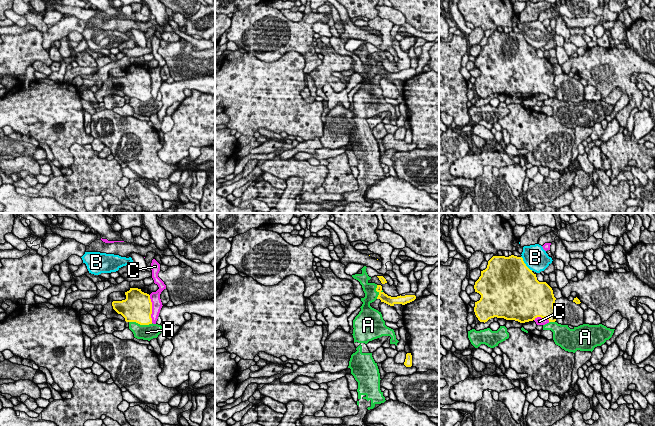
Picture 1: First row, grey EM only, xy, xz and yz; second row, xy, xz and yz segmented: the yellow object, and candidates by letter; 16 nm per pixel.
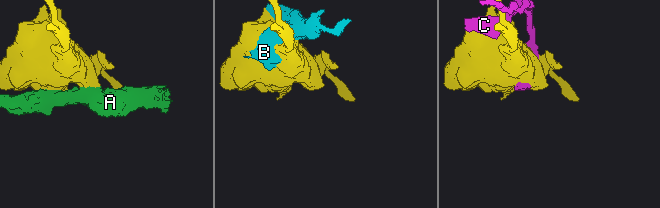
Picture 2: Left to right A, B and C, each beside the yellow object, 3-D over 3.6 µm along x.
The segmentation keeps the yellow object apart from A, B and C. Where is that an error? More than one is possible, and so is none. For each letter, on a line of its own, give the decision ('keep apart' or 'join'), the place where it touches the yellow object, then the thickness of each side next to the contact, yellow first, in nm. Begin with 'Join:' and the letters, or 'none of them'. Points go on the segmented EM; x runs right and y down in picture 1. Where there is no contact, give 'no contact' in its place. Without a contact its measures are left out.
Join: none of them
A: keep apart; contact xy (141, 324); calibres 420 and 260 nm
B: keep apart; contact yz (525, 264); calibres 500 and 380 nm
C: keep apart; contact xy (151, 309); calibres 480 and 160 nm

